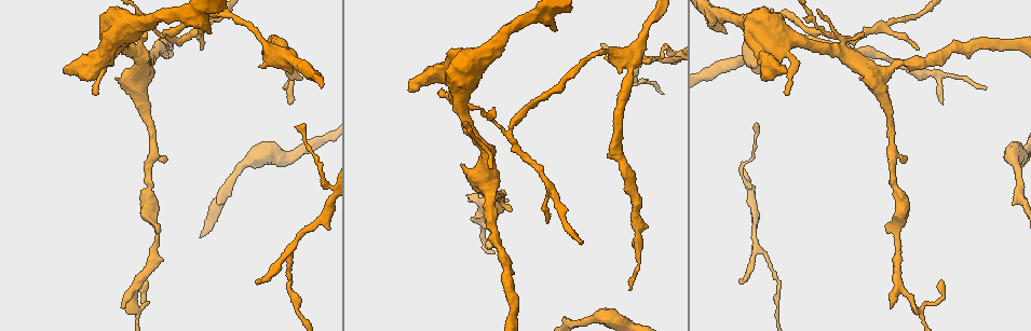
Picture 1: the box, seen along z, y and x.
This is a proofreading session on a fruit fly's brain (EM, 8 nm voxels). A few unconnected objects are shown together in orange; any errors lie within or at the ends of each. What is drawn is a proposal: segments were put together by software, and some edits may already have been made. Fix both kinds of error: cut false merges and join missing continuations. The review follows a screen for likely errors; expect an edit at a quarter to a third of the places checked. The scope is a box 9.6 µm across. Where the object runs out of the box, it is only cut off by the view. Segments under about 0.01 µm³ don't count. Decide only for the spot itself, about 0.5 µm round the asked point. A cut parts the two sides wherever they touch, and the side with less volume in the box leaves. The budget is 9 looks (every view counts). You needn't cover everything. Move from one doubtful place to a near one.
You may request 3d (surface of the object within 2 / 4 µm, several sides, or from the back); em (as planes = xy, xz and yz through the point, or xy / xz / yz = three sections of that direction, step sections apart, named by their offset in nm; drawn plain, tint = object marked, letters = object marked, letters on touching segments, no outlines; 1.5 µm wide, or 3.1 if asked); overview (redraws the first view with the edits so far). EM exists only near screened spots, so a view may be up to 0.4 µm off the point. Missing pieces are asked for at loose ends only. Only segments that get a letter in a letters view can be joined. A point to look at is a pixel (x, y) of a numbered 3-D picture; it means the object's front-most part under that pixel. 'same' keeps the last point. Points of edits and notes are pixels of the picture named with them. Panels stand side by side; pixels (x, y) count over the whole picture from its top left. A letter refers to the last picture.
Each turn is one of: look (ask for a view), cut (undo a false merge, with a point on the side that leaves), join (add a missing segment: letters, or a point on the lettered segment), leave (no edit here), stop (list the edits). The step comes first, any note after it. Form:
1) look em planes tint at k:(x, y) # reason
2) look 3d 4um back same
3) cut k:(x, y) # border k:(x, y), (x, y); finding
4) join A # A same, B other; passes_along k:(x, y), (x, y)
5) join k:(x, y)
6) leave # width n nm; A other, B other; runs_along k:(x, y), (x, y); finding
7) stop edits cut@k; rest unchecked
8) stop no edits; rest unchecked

look 3d 4um at 1:(489, 244)

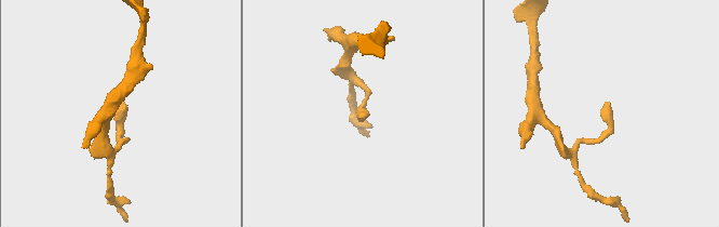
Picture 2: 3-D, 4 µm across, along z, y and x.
look em xz step 8 tint at 2:(124, 104)

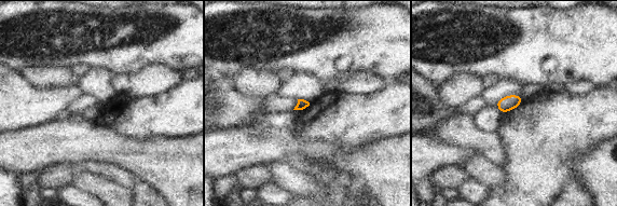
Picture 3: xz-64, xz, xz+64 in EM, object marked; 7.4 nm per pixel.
look em yz step 8 letters same

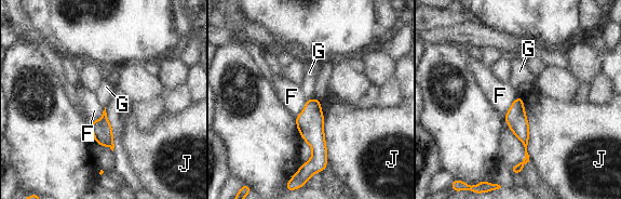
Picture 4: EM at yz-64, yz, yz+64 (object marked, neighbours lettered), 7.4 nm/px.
leave # F other, G other, J other; runs_along 4:(520, 98), (526, 159), (515, 168); none of them fits

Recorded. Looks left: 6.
look 3d 2um at 1:(468, 196) # an open end

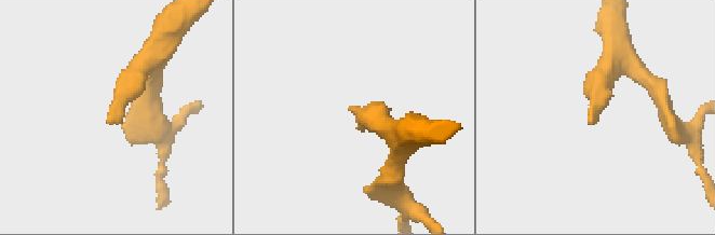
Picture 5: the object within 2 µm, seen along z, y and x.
look em planes letters at 5:(111, 123)

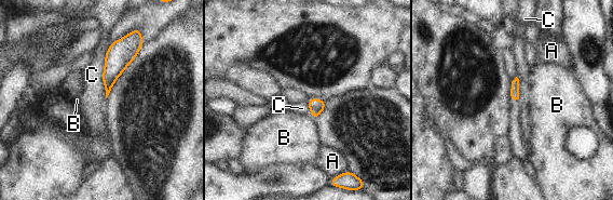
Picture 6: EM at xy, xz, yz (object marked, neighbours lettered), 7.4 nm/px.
leave # longest_contact C 420 nm; A other, B other, C other; none of them fits

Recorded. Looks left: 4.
look 3d 4um at 1:(294, 126) # branch stops here

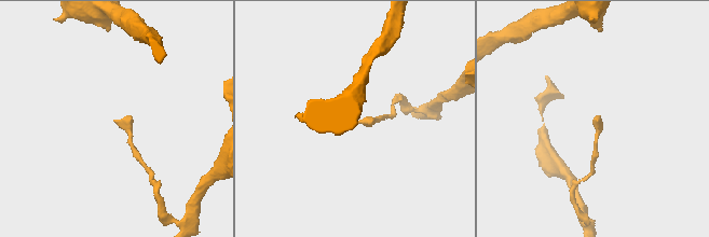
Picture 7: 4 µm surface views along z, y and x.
look em planes plain at 7:(596, 120) # need the tissue

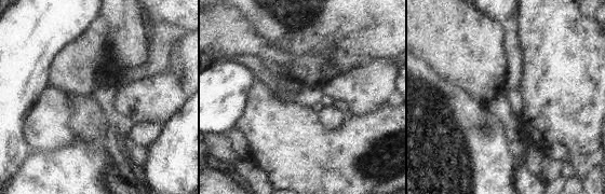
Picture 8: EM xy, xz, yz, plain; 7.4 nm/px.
look em planes letters same

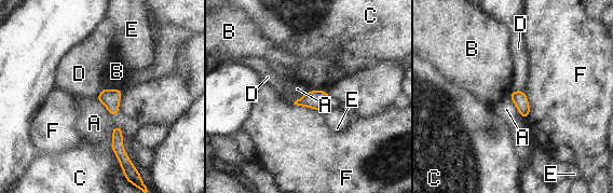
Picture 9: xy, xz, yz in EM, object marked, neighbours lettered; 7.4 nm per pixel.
leave # width 110 nm; A other, B other, C other, D other, E other, F other; border 9:(508, 96), (523, 120); none of them fits

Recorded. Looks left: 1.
stop no edits; rest unchecked

